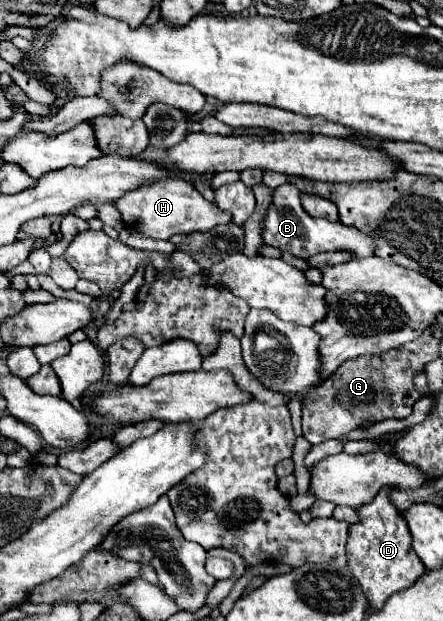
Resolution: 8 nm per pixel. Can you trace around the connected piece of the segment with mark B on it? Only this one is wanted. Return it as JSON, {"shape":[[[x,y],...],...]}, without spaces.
{"shape":[[[280,185],[274,189],[274,205],[270,205],[266,219],[264,219],[264,241],[266,245],[272,245],[280,251],[286,251],[294,257],[308,259],[312,255],[318,255],[322,251],[346,251],[354,259],[364,259],[372,257],[376,243],[358,229],[346,227],[340,221],[330,223],[328,219],[314,219],[310,217],[302,205],[300,205],[300,191],[294,185]]]}

